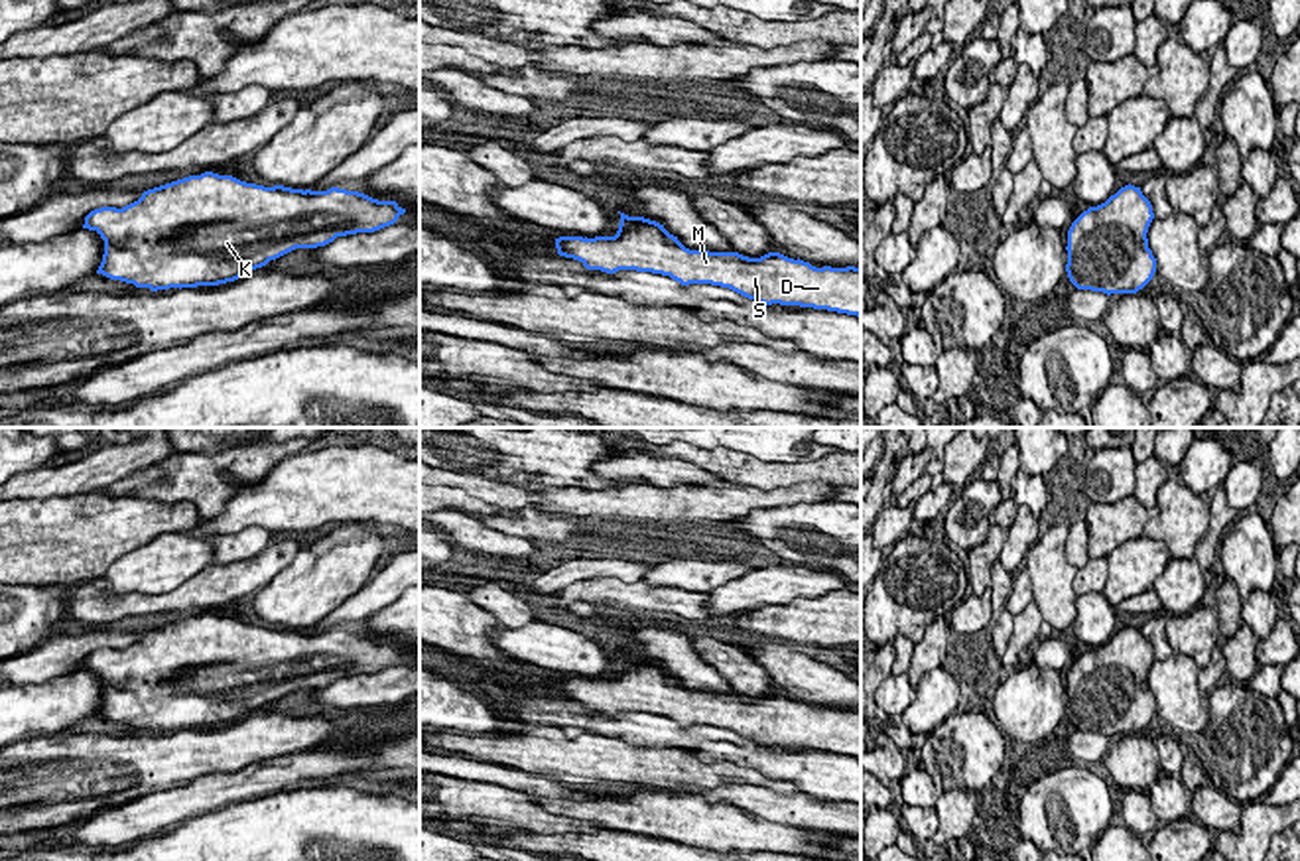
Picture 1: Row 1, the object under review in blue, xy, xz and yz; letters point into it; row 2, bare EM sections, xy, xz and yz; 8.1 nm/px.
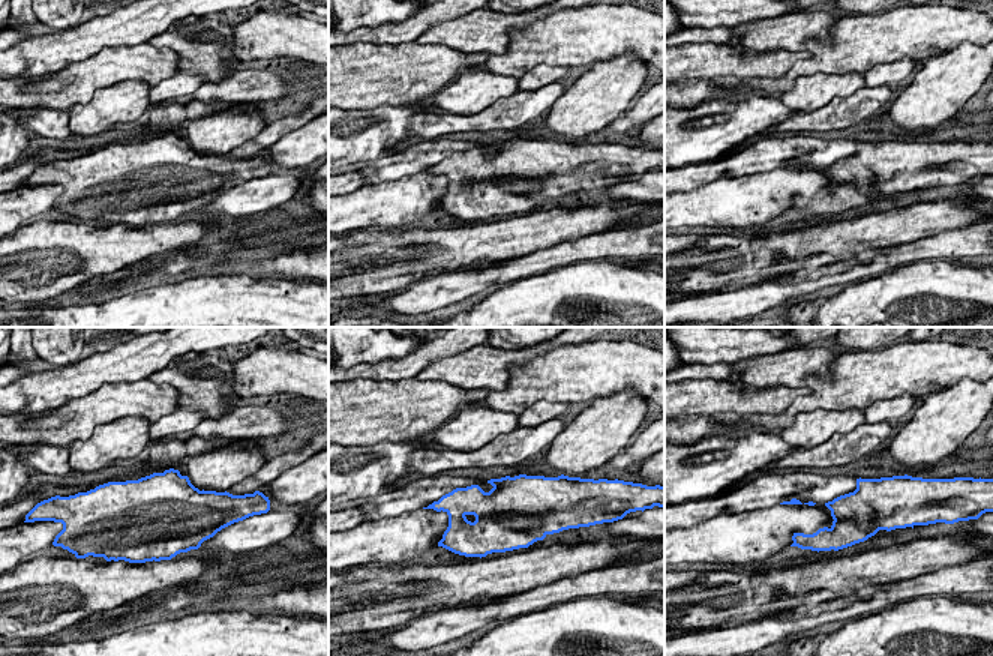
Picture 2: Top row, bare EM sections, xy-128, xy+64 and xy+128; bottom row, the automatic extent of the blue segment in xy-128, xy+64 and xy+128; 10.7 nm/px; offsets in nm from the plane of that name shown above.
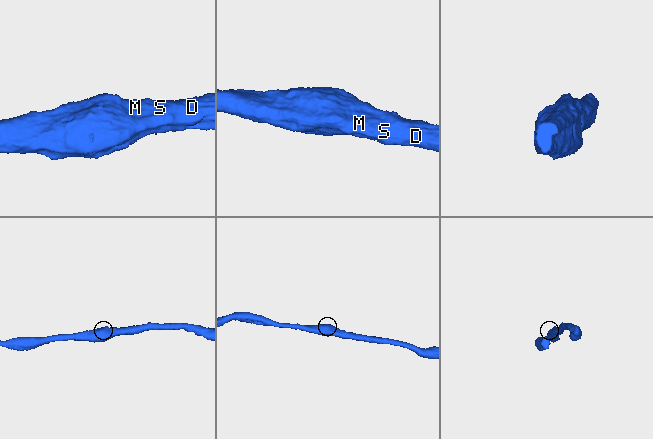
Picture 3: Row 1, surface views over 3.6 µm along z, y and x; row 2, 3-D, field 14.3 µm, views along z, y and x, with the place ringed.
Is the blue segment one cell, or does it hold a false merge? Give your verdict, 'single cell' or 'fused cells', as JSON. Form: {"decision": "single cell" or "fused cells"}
{"decision": "single cell"}

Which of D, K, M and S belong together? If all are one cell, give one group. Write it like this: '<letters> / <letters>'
D K M S

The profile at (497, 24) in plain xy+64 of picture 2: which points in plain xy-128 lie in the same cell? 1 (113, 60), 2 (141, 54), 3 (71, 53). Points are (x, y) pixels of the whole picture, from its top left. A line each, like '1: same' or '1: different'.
1: same
2: same
3: different

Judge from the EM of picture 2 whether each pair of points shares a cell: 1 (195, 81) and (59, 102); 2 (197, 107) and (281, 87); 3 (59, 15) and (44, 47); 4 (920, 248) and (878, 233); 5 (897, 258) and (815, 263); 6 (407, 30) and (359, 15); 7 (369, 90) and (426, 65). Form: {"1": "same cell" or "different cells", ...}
{"1": "different cells", "2": "same cell", "3": "different cells", "4": "different cells", "5": "same cell", "6": "same cell", "7": "same cell"}

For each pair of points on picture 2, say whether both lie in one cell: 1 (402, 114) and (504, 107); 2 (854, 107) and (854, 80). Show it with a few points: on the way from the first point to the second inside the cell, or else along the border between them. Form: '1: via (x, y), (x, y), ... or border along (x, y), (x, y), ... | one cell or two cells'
1: border along (440, 113), (416, 113), (410, 119), (408, 132) | two cells
2: border along (864, 87), (846, 96), (834, 96), (822, 108) | two cells

